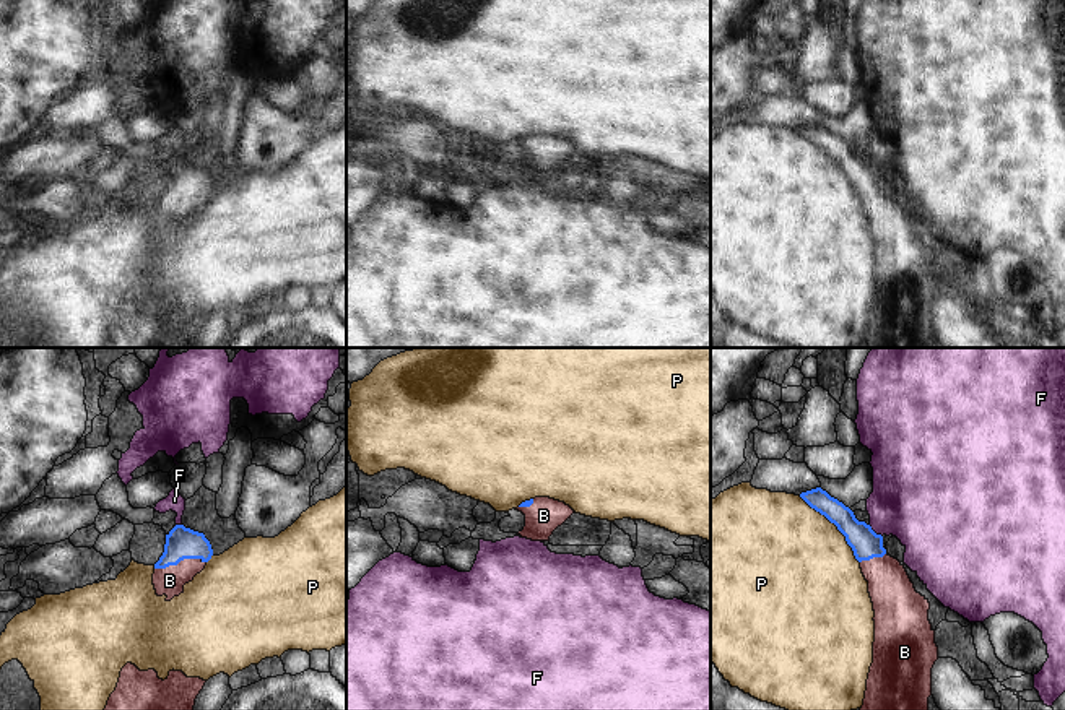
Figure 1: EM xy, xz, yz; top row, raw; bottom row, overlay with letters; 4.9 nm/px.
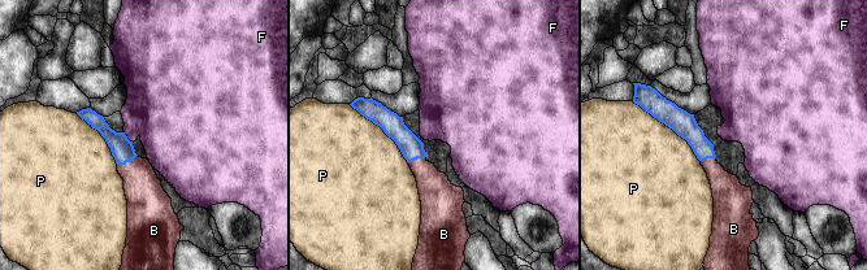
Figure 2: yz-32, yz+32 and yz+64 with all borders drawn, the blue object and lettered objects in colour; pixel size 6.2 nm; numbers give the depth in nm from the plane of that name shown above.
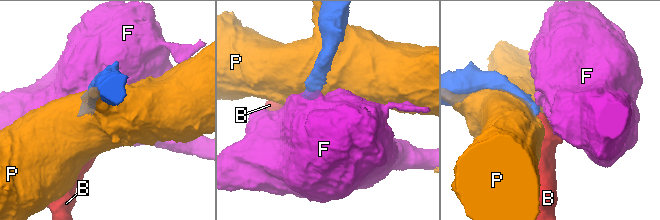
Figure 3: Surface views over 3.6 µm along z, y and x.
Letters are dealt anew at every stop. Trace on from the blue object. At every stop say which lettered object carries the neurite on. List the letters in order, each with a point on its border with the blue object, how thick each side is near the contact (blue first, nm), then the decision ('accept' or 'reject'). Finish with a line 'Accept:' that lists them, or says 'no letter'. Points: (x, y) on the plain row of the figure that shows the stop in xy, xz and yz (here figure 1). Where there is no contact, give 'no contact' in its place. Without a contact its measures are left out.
B: xy (179, 197) | 160/140 nm | accept
F: yz (873, 168) | 150/400 nm | reject
P: yz (836, 161) | 150/480 nm | reject
Accept: B

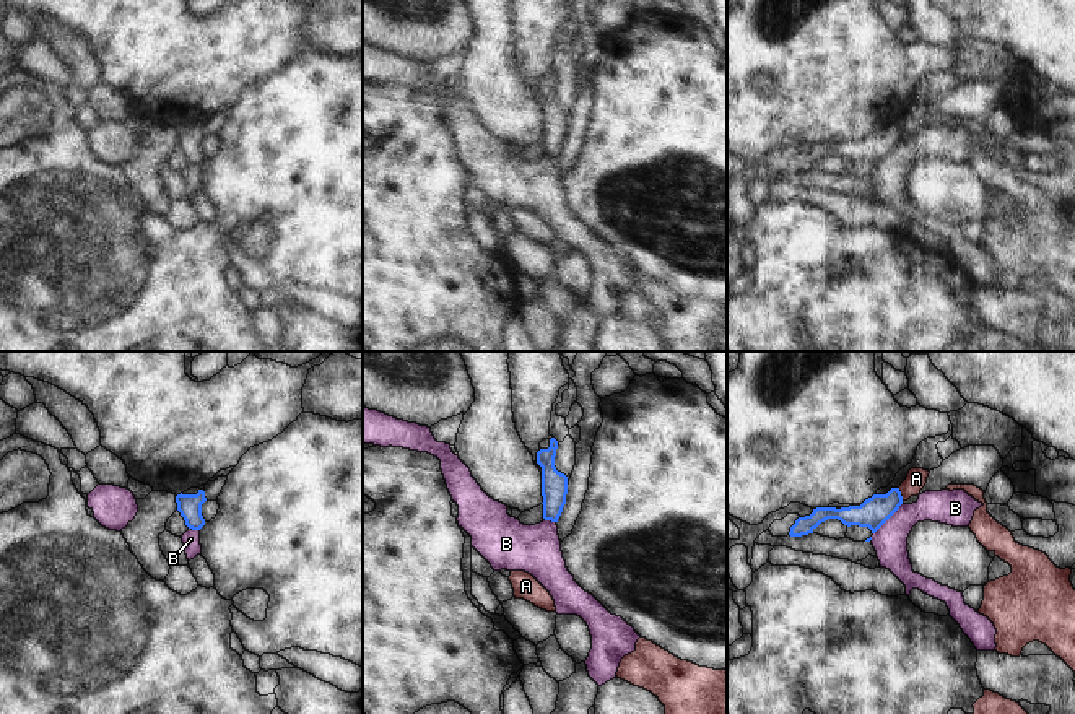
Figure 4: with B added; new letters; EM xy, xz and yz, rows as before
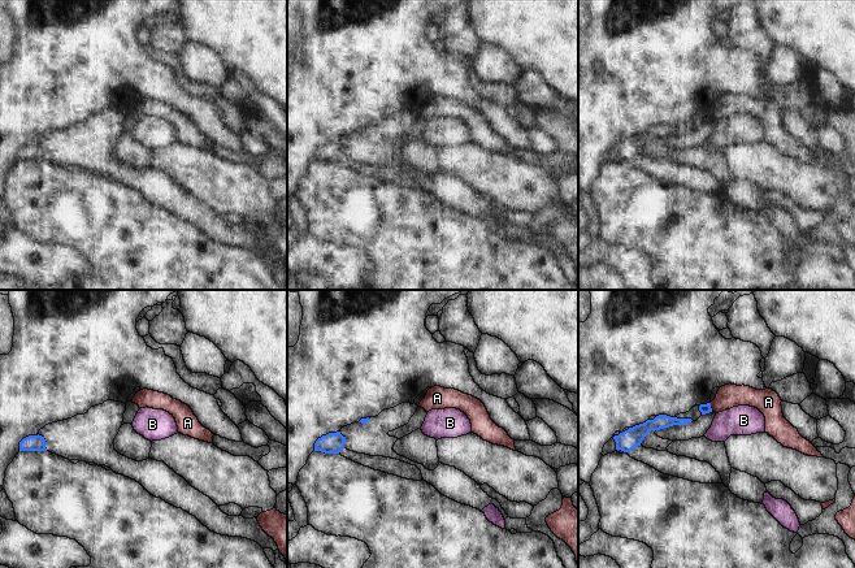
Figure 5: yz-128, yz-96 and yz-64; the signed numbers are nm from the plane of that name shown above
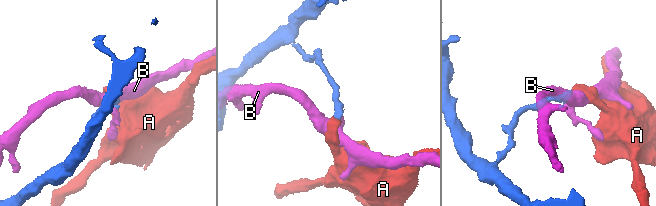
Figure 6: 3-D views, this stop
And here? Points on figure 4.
A: yz (900, 130) | 150/100 nm | reject
B: yz (888, 153) | 150/170 nm | reject
Accept: no letter

